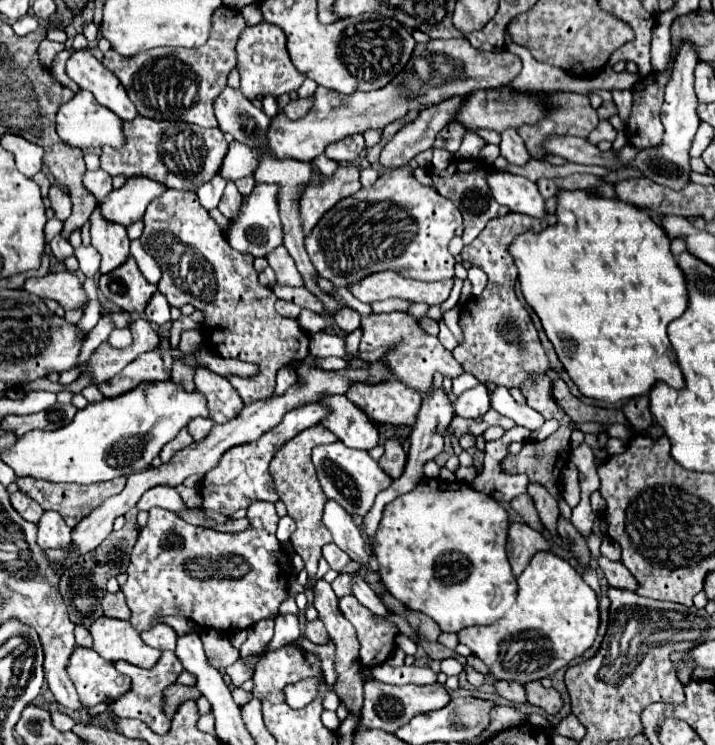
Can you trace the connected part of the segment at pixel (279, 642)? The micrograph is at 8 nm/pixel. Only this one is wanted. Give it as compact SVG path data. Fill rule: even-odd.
M292 613L278 615L274 623L276 623L276 633L274 633L274 639L268 645L268 651L270 649L280 649L286 643L296 641L300 637L300 627L298 627L298 617L296 615L292 615Z

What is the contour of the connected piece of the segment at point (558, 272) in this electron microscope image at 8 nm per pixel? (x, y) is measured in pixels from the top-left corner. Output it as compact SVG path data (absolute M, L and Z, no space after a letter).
M558 191L558 225L544 229L542 233L534 235L534 233L522 233L514 239L514 243L510 245L510 253L516 261L518 267L518 281L520 281L520 291L526 299L526 303L536 311L536 315L542 321L542 327L548 335L548 339L552 341L558 359L562 361L566 373L570 375L570 379L574 381L574 385L580 389L580 393L584 397L590 399L598 399L598 401L606 401L606 403L618 403L618 401L628 401L640 395L648 395L650 389L658 383L664 381L666 385L674 387L674 389L684 389L684 375L678 367L674 349L668 341L666 329L668 323L678 319L686 307L688 307L688 289L686 289L686 281L684 281L684 273L676 263L676 257L670 253L670 239L666 239L664 231L640 209L636 209L634 205L628 205L624 201L618 199L600 199L588 191Z

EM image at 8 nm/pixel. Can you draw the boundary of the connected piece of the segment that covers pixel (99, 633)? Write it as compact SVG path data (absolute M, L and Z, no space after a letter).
M100 617L92 623L90 633L94 637L94 651L106 661L126 661L136 667L152 669L158 657L162 657L162 651L144 645L130 621Z

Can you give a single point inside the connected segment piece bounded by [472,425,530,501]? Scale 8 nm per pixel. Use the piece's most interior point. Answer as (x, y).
(493, 481)

